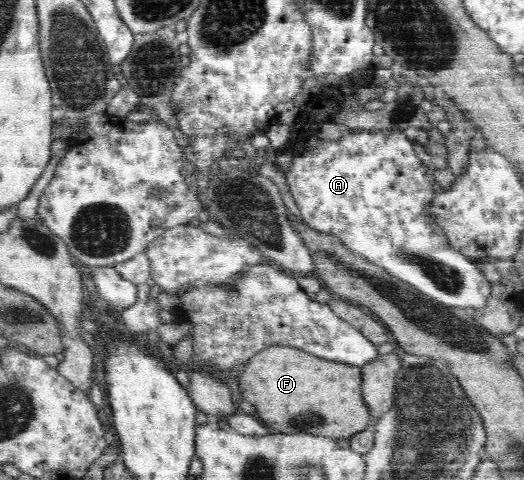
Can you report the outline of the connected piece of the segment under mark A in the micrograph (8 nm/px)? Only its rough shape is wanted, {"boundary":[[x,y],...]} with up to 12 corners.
{"boundary":[[403,131],[298,145],[302,220],[442,306],[491,281],[424,218]]}

